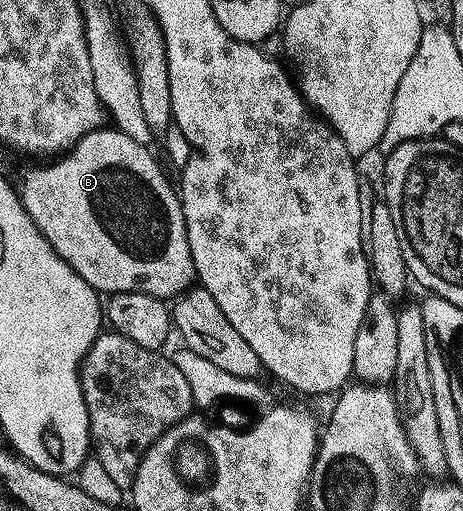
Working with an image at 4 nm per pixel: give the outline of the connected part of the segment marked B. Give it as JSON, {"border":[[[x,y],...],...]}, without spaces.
{"border":[[[116,127],[94,129],[88,135],[82,136],[73,148],[67,150],[63,155],[57,156],[49,163],[37,164],[40,166],[28,170],[22,179],[21,187],[20,185],[18,187],[18,194],[22,205],[28,211],[32,221],[36,223],[37,229],[48,239],[49,245],[86,283],[97,289],[99,294],[143,293],[153,297],[173,299],[179,293],[185,293],[187,289],[195,284],[196,278],[194,276],[194,264],[192,263],[192,251],[188,247],[188,235],[186,234],[186,224],[184,223],[181,196],[176,192],[175,186],[174,189],[170,186],[165,173],[158,166],[157,159],[149,153],[150,151],[147,146],[136,143],[136,139],[124,135]]]}

